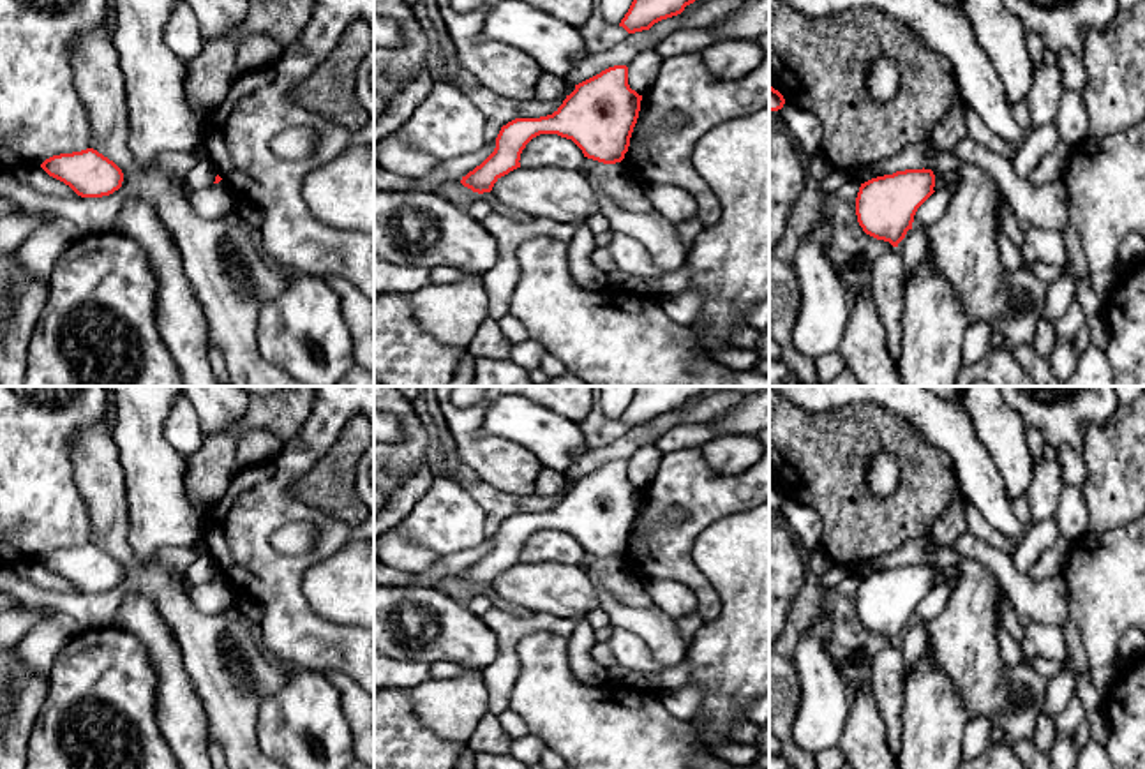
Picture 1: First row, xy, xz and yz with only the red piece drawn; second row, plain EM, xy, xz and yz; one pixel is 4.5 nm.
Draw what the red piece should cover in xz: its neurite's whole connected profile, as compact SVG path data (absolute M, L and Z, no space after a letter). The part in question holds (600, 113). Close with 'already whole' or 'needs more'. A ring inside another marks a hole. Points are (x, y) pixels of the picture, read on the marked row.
M614 65L575 85L563 104L547 116L515 118L501 127L494 152L460 183L473 192L490 192L494 183L520 168L520 153L540 134L572 139L584 157L616 164L625 159L639 118L642 95L628 85L628 67Z; already whole

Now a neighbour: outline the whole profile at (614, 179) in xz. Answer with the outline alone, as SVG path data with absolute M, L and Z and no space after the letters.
M584 159L582 171L595 175L605 194L621 208L628 212L651 212L655 210L644 189L628 173L626 164L603 164L593 159Z

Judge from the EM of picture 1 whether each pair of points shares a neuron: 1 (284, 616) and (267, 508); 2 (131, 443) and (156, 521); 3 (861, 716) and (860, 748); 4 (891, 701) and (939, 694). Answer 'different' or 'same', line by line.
1: same
2: same
3: same
4: different

